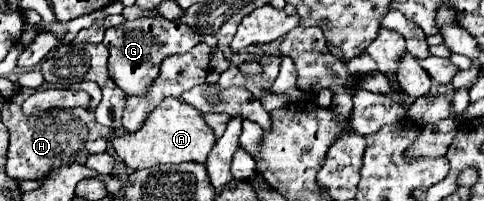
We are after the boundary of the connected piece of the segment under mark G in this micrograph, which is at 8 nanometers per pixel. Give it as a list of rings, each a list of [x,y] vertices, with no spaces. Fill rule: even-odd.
[[[137,18],[133,22],[123,22],[105,32],[103,44],[109,48],[109,76],[127,96],[145,96],[147,88],[155,82],[161,62],[171,54],[189,52],[201,38],[189,26],[155,18]]]

